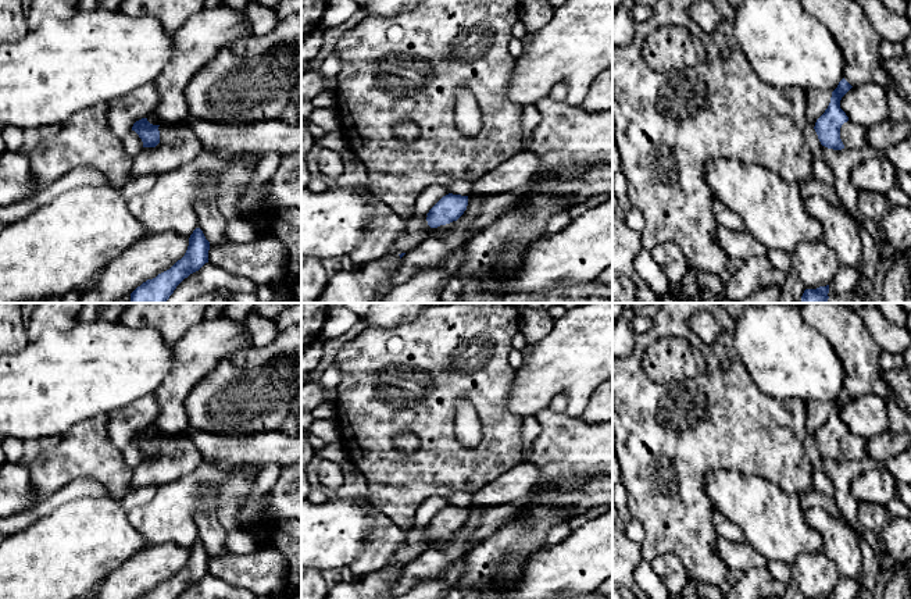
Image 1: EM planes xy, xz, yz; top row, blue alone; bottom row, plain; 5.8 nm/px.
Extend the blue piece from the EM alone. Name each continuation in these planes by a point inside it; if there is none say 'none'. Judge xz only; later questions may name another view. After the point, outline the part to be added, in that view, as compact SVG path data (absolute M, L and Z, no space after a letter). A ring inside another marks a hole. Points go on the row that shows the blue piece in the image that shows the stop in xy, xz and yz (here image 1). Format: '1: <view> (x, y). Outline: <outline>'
1: xz (345, 286). Outline: M400 256L382 257L364 264L358 271L339 271L329 278L315 303L376 303L376 285L390 282Z

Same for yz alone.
1: yz (860, 42). Outline: M800 0L803 7L833 35L844 57L844 79L851 86L876 83L885 89L890 120L911 129L911 103L892 85L890 75L880 67L883 38L869 22L857 0Z

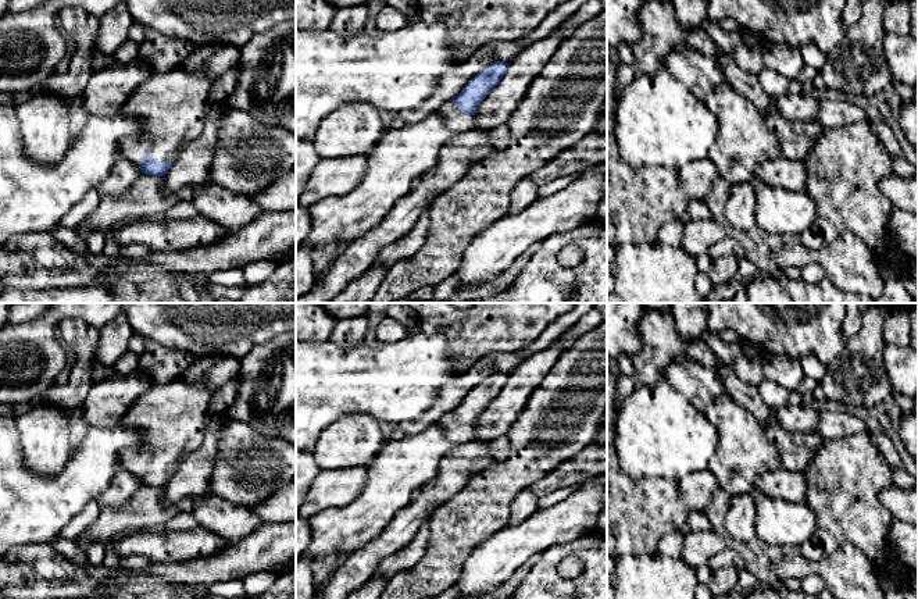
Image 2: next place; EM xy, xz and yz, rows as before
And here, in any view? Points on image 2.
1: xy (174, 106). Outline: M183 64L174 69L153 74L146 79L124 104L121 114L139 117L144 125L139 138L125 138L121 156L140 165L143 151L147 149L153 158L174 163L181 150L204 129L211 103L208 93L215 79L199 71L190 71Z

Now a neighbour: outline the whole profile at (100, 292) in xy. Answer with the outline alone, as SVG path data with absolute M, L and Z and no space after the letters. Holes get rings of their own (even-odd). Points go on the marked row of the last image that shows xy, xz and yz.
M108 284L50 290L3 288L0 292L0 303L112 303L112 300Z

